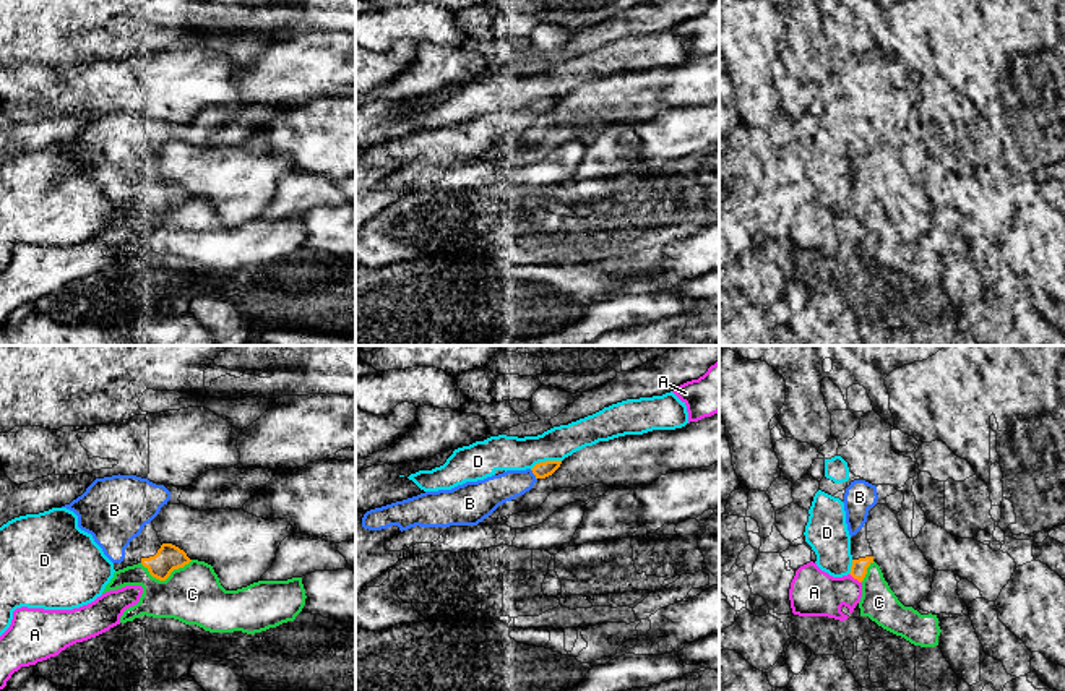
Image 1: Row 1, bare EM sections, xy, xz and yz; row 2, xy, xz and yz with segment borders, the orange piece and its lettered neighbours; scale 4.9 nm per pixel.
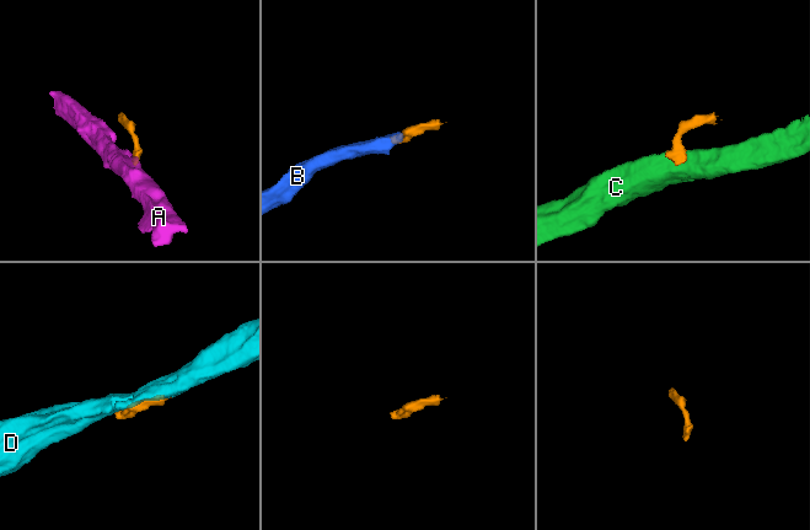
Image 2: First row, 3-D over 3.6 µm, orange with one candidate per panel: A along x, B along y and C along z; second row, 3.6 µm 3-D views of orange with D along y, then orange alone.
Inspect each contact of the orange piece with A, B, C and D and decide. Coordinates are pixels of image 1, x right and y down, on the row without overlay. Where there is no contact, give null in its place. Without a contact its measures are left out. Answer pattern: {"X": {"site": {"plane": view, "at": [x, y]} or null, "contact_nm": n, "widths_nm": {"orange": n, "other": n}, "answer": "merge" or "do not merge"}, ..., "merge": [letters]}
{"A": {"site": {"plane": "yz", "at": [856, 214]}, "contact_nm": 80, "widths_nm": {"orange": 80, "other": 240}, "answer": "do not merge"}, "B": {"site": {"plane": "xz", "at": [533, 109]}, "contact_nm": 70, "widths_nm": {"orange": 80, "other": 160}, "answer": "merge"}, "C": {"site": {"plane": "xy", "at": [166, 214]}, "contact_nm": 260, "widths_nm": {"orange": 130, "other": 280}, "answer": "do not merge"}, "D": {"site": {"plane": "xz", "at": [546, 98]}, "contact_nm": 160, "widths_nm": {"orange": 80, "other": 180}, "answer": "do not merge"}, "merge": ["B"]}

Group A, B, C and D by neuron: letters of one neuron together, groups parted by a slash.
A / B / C / D

